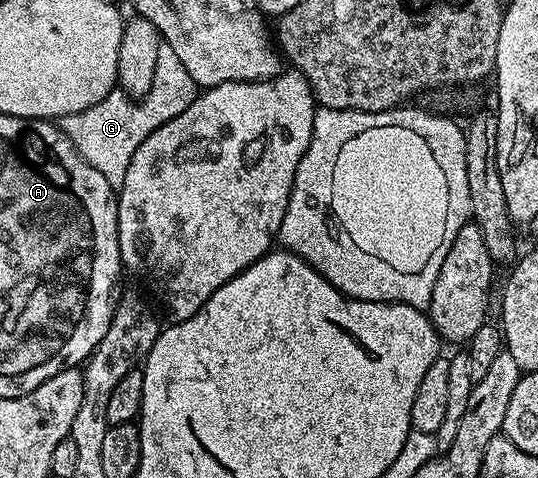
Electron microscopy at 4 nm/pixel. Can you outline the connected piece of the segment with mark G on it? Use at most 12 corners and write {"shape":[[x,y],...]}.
{"shape":[[163,43],[146,97],[116,87],[57,118],[79,155],[124,187],[136,147],[194,102]]}

